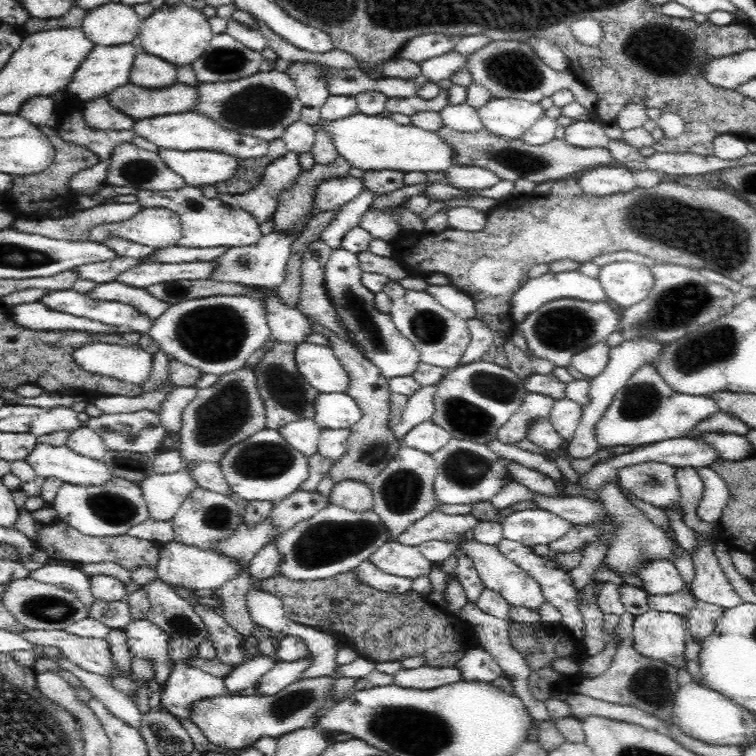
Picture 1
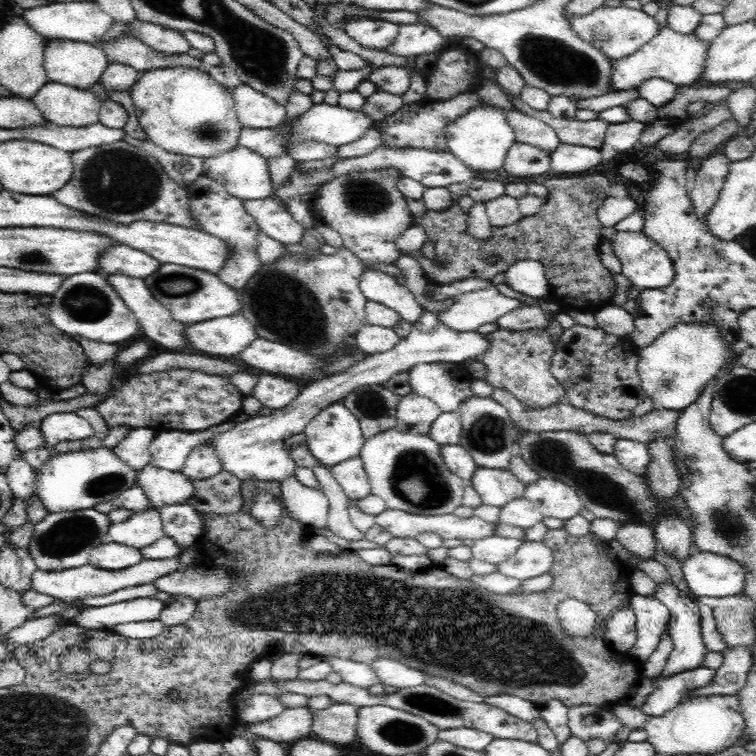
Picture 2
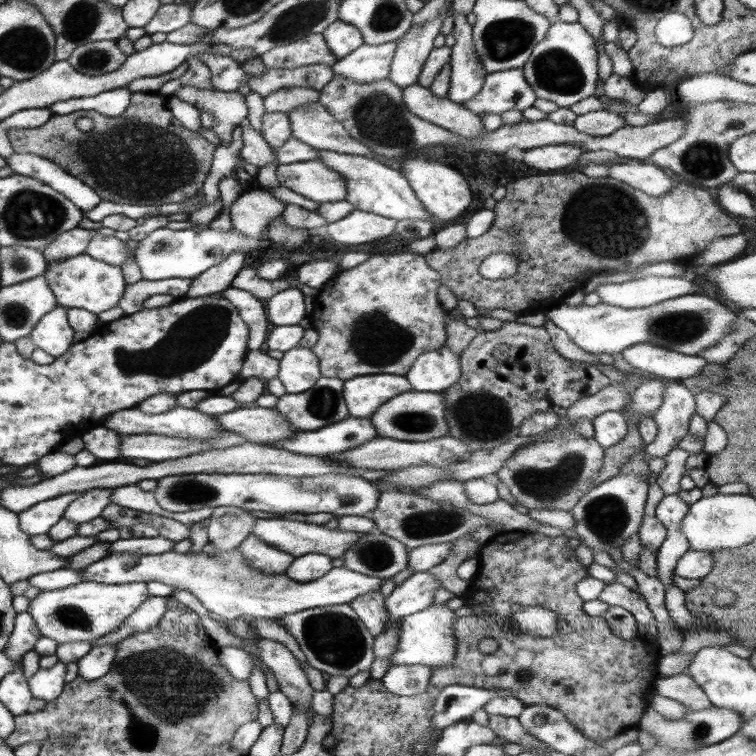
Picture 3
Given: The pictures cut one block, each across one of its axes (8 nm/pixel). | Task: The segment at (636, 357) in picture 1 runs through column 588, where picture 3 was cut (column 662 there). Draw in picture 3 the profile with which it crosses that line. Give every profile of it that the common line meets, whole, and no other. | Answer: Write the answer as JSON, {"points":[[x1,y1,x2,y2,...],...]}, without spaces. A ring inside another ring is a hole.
{"points":[[679,381,662,383,662,399,651,415,657,425,655,440,644,447,644,463,653,457,664,457,676,447,687,432,687,422,693,416,694,395]]}

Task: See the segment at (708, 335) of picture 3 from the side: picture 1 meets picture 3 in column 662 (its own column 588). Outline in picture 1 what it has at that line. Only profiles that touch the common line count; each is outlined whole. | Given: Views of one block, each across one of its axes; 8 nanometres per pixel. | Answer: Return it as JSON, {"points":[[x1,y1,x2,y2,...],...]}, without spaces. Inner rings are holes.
{"points":[[556,298,522,318,517,327,526,337,528,354,548,360,554,366,566,368,576,353,607,340,616,331,619,317,606,301,586,302,575,298]]}

